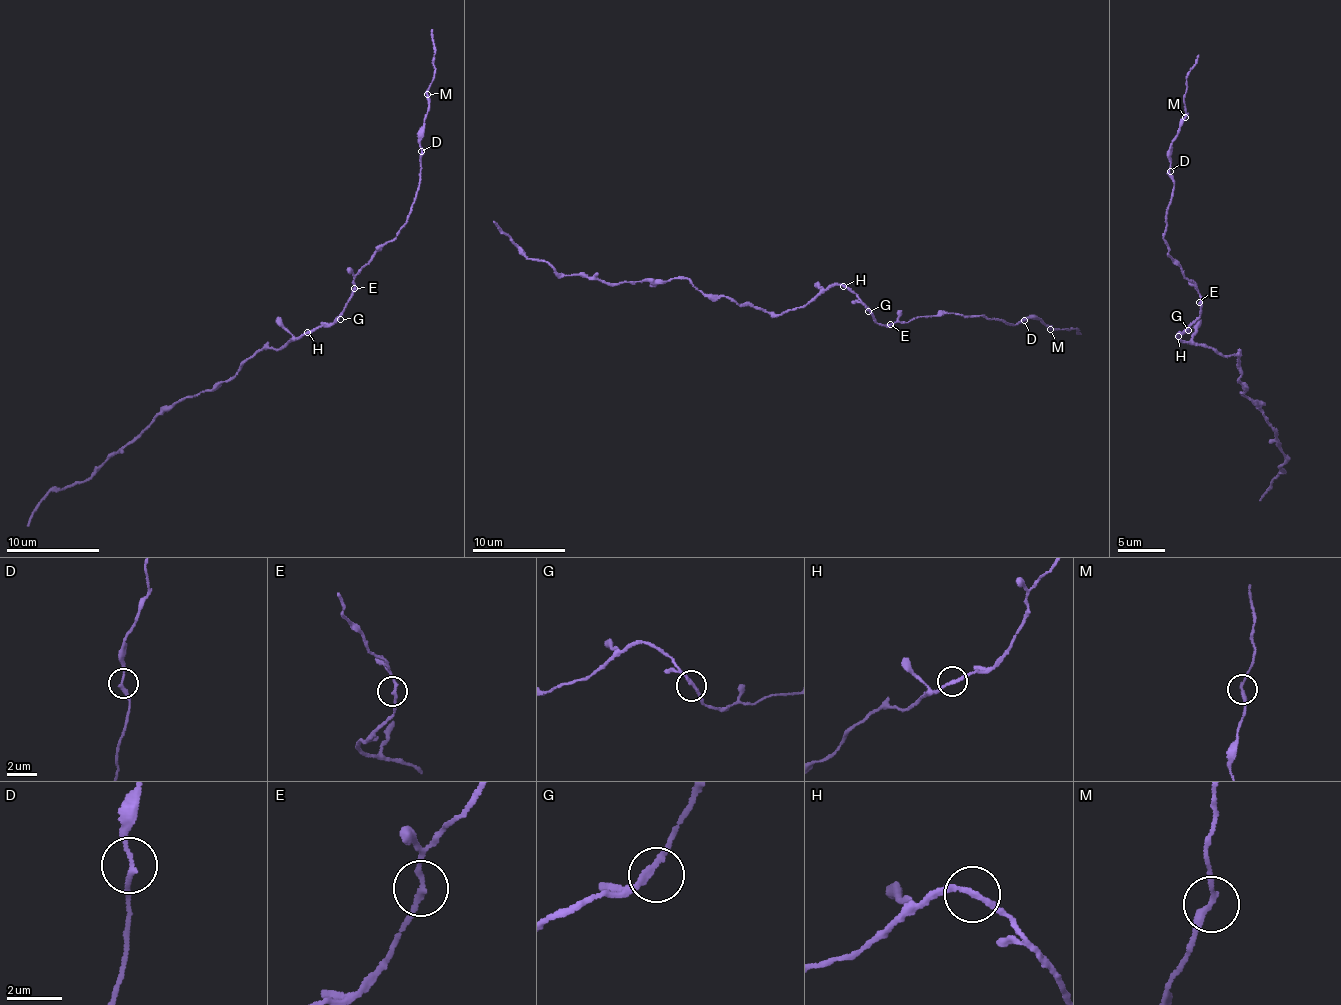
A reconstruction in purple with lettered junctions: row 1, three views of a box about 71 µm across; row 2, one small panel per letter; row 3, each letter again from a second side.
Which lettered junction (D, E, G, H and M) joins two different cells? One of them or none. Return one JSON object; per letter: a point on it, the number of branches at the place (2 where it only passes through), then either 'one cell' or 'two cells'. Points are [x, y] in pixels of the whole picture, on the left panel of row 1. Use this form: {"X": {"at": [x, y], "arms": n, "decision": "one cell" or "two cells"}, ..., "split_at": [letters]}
{"D": {"at": [421, 151], "arms": 2, "decision": "one cell"}, "E": {"at": [354, 288], "arms": 2, "decision": "one cell"}, "G": {"at": [340, 319], "arms": 2, "decision": "one cell"}, "H": {"at": [307, 332], "arms": 2, "decision": "one cell"}, "M": {"at": [427, 94], "arms": 2, "decision": "one cell"}, "split_at": []}

